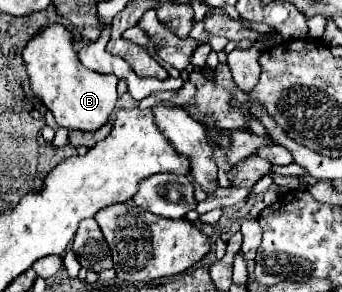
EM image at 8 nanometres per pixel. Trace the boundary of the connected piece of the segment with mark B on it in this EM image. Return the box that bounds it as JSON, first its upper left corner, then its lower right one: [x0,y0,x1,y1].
[23,24,117,132]

